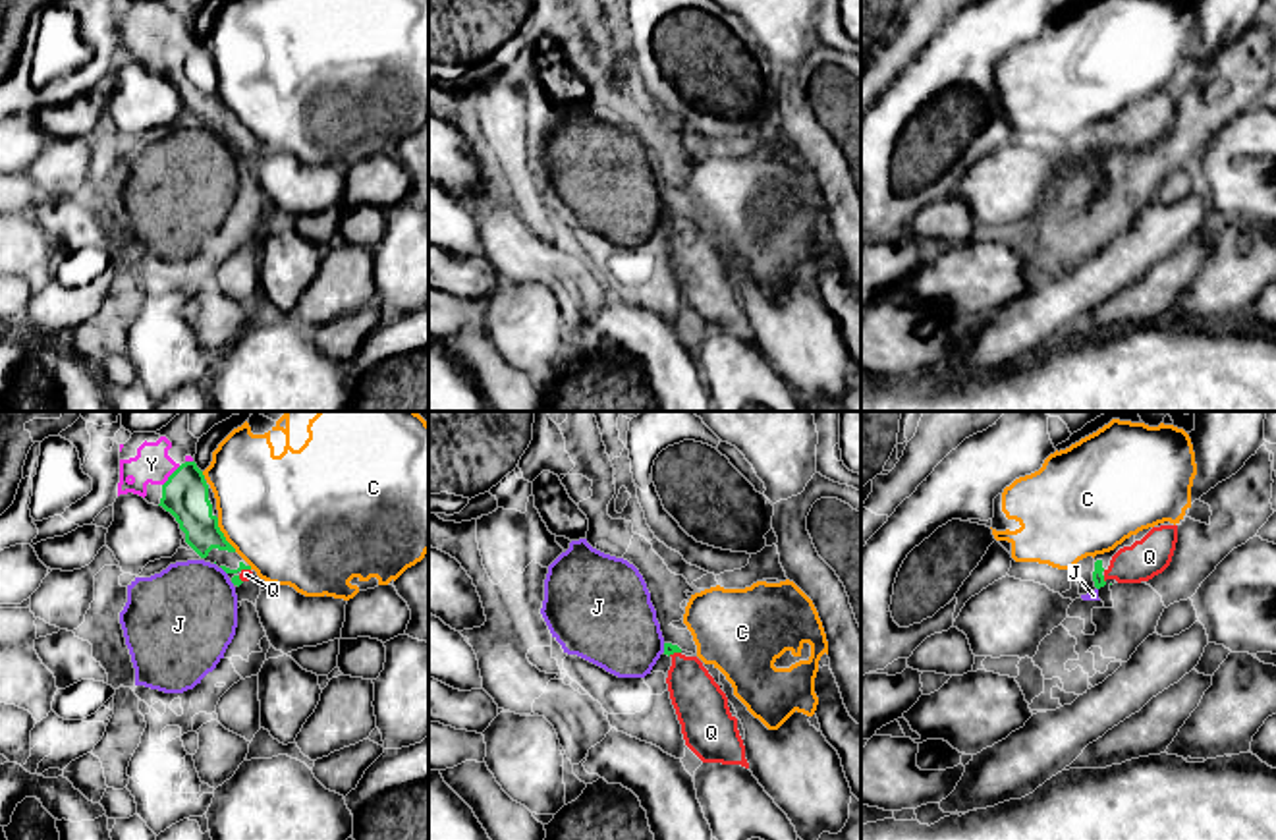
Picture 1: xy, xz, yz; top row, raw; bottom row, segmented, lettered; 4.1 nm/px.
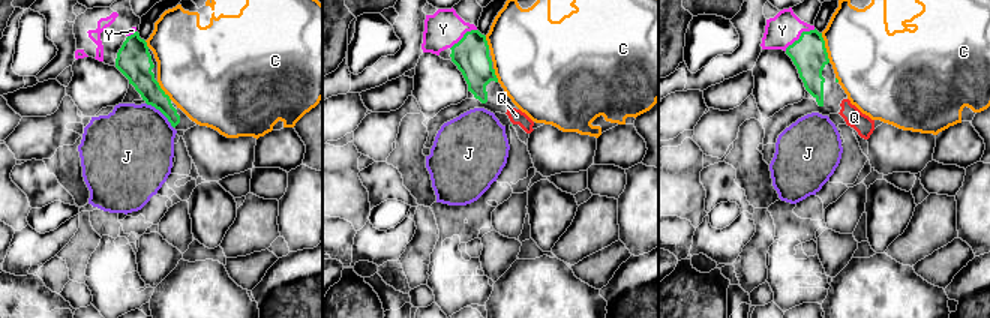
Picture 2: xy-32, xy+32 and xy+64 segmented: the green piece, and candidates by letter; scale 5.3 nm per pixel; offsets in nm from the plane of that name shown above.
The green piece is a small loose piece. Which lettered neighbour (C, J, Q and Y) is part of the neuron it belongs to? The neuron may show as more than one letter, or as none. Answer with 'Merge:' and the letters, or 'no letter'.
Merge: Q, Y

